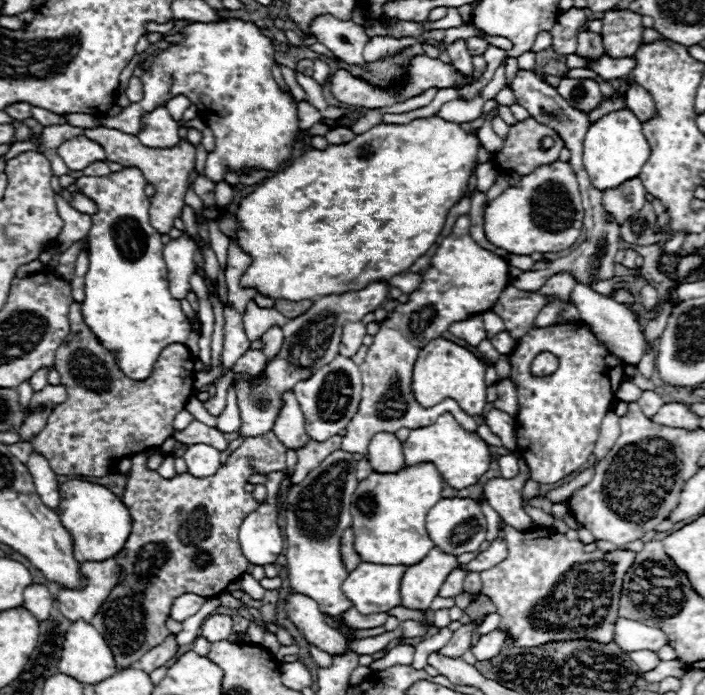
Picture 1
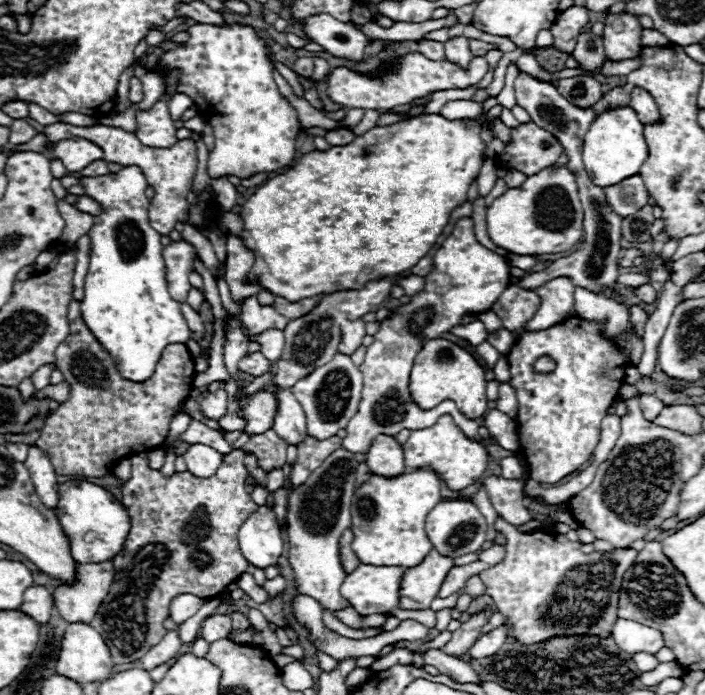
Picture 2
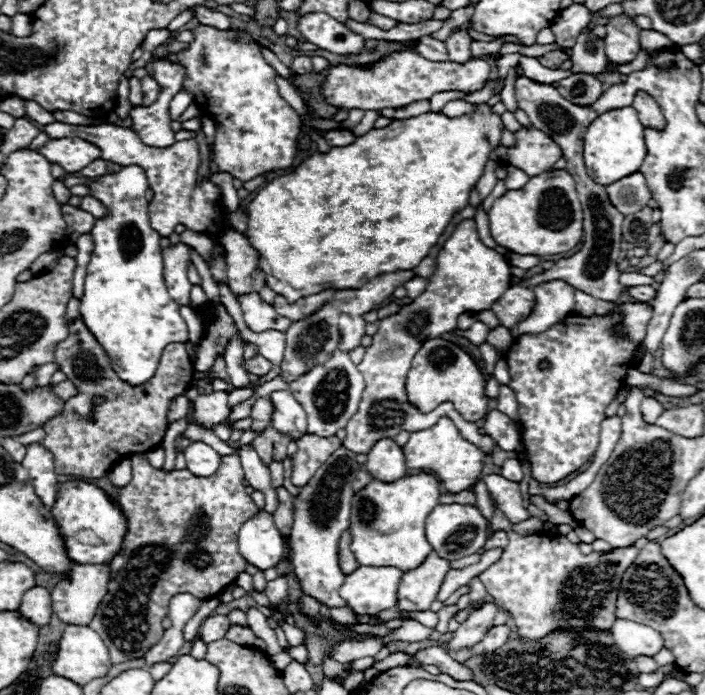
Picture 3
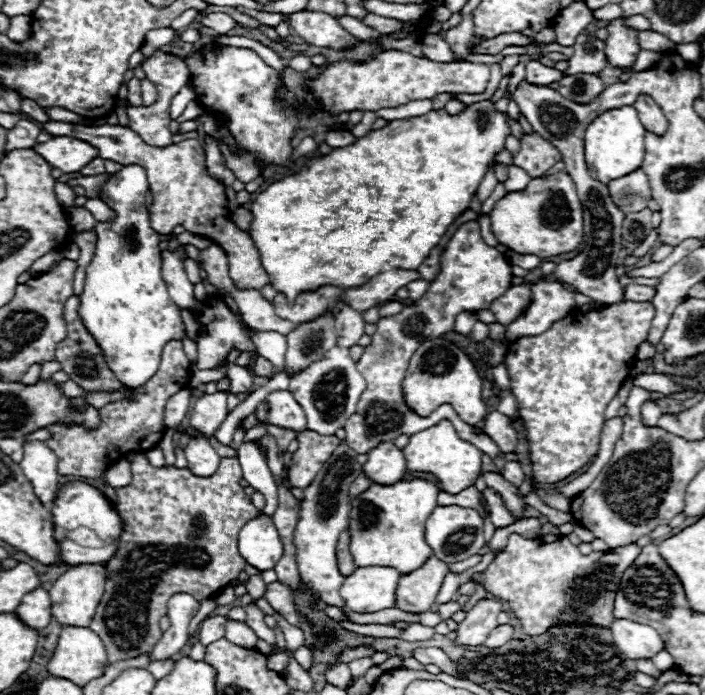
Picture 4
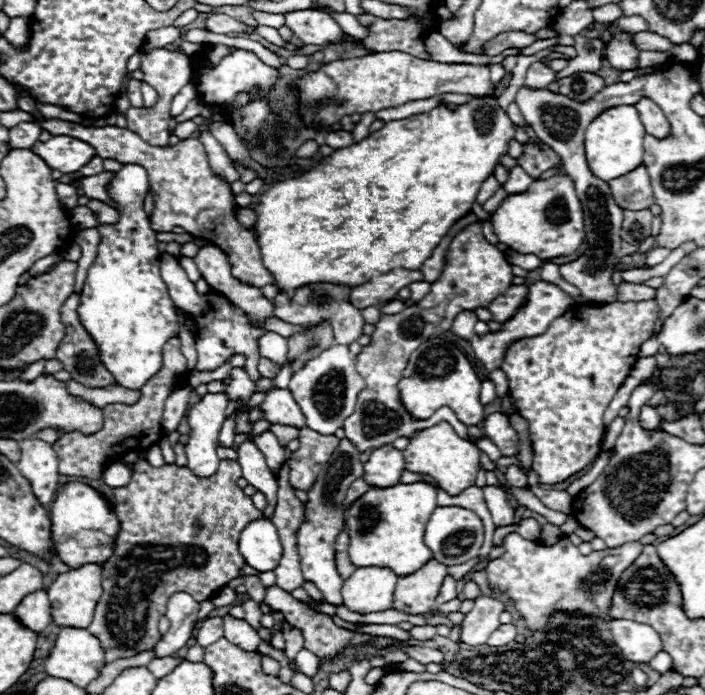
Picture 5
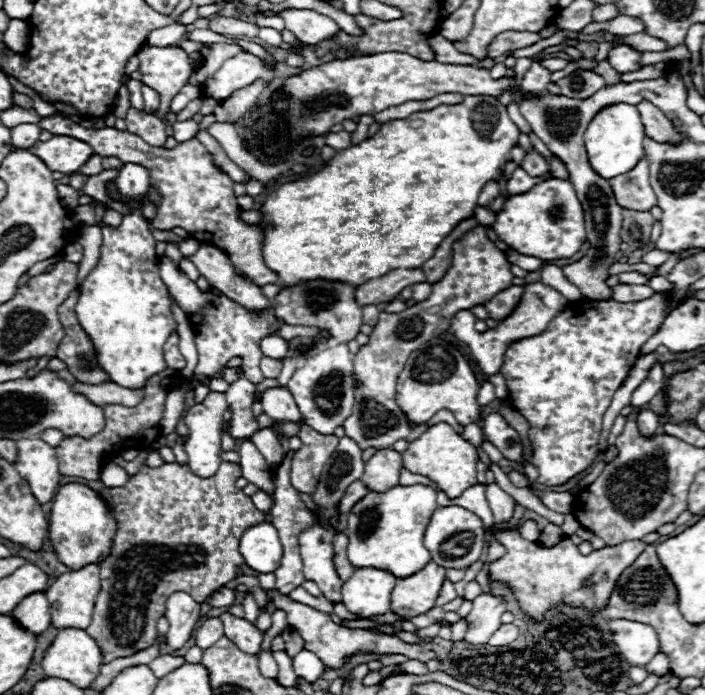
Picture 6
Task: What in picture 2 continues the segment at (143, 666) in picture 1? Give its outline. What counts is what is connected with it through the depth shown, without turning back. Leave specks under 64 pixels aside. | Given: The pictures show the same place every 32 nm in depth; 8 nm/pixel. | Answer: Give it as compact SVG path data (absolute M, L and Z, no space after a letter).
M166 635L162 642L153 646L152 650L148 650L144 654L144 658L140 660L140 668L150 672L152 668L156 668L160 664L166 664L170 658L174 658L178 654L181 646L182 643L178 635Z

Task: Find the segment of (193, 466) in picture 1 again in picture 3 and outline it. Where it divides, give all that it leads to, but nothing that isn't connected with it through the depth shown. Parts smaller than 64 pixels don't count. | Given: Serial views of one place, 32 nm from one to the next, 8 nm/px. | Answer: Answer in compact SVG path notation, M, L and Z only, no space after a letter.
M192 442L192 444L184 450L184 458L186 458L188 470L190 470L194 476L208 478L208 476L212 476L212 474L218 470L222 456L220 456L216 450L212 450L208 444Z

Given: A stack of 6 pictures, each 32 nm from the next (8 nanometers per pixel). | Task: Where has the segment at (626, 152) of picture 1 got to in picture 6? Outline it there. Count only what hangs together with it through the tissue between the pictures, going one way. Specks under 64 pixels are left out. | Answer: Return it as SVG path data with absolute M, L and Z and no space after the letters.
M614 104L614 106L604 108L602 112L594 116L594 120L588 124L586 134L584 134L590 166L600 178L606 178L606 180L630 172L644 156L644 148L642 148L644 136L646 136L644 126L640 122L640 114L636 106Z

